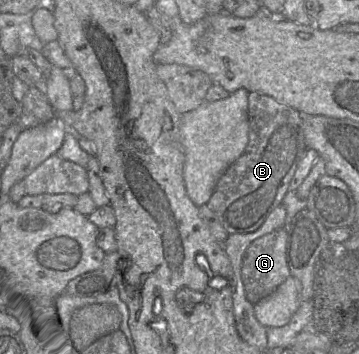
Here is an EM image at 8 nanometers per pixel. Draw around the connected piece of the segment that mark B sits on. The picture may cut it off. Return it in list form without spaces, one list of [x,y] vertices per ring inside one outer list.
[[[249,92],[248,122],[248,143],[244,152],[219,178],[206,204],[216,214],[228,234],[256,231],[268,215],[282,204],[296,167],[307,150],[302,128],[302,115],[295,109],[278,103],[270,96]]]

